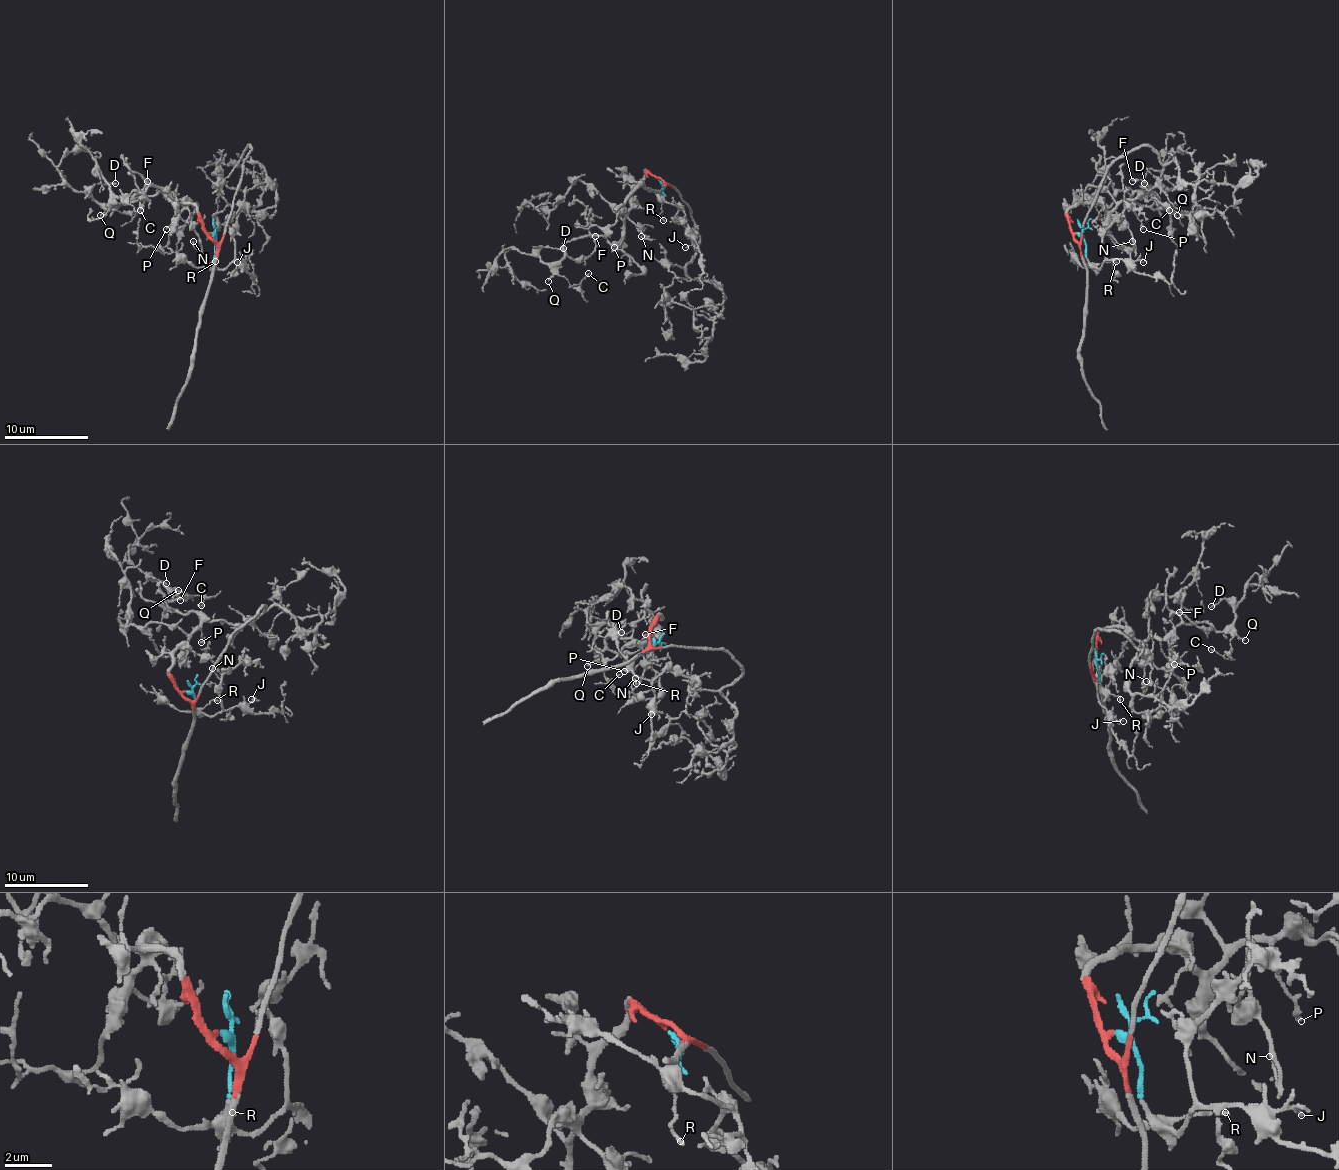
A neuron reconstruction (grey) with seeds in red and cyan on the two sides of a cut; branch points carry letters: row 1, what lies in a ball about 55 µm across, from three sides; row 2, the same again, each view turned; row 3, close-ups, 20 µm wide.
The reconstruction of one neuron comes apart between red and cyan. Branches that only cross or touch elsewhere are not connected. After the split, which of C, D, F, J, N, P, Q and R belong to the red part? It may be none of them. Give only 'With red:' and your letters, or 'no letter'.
With red: C, D, F, N, P, Q

